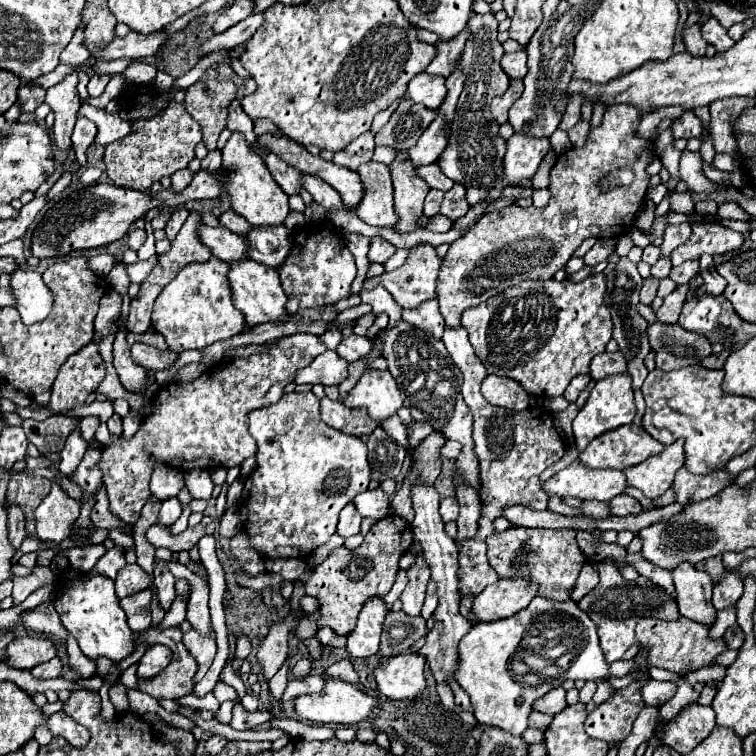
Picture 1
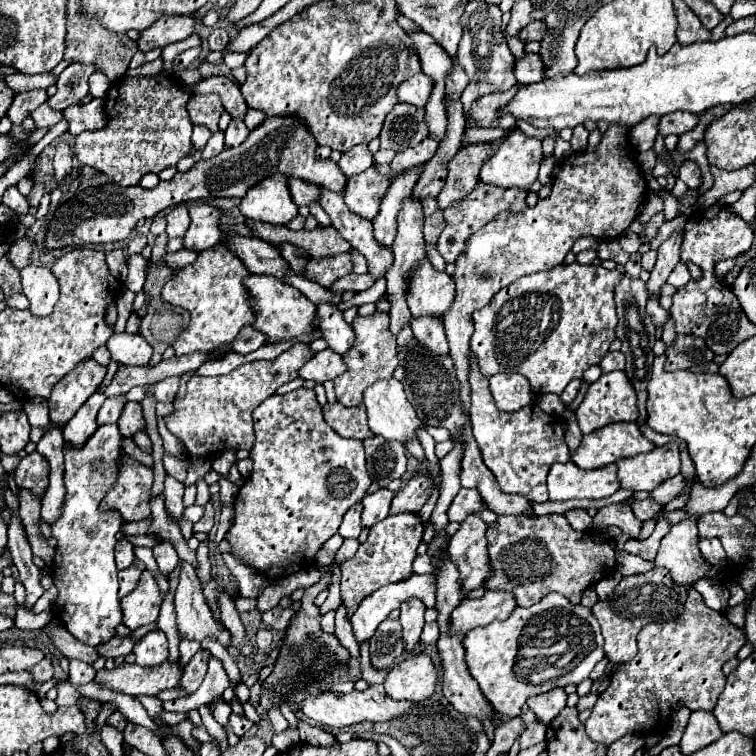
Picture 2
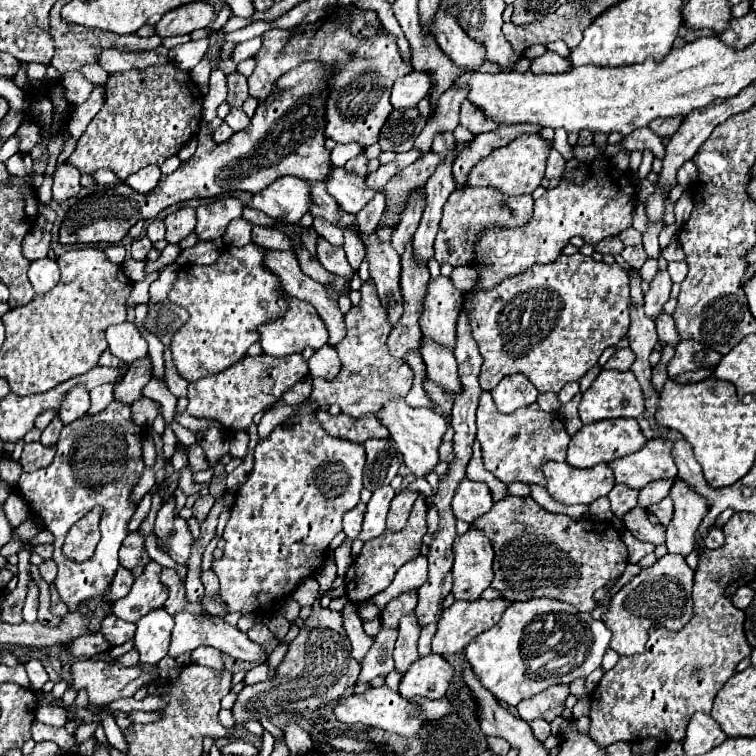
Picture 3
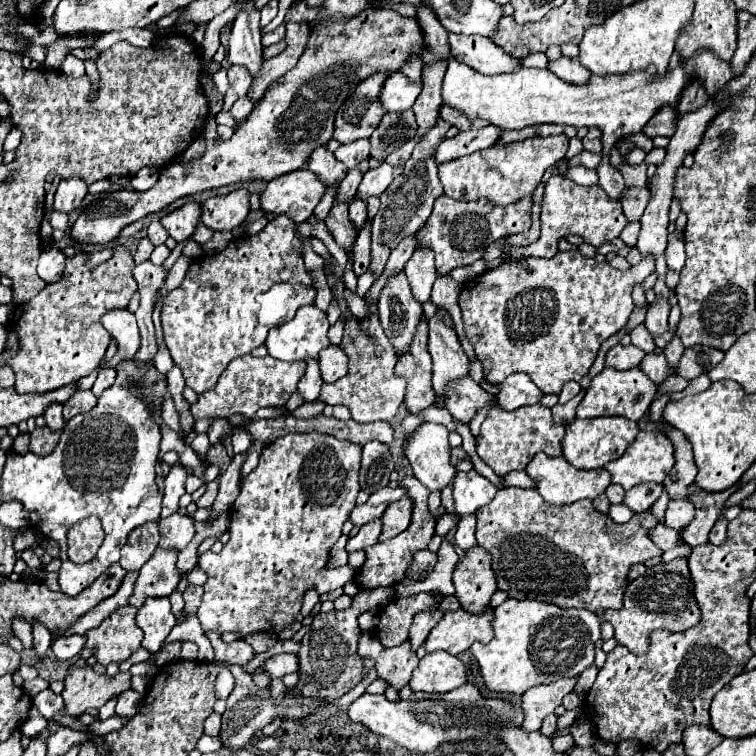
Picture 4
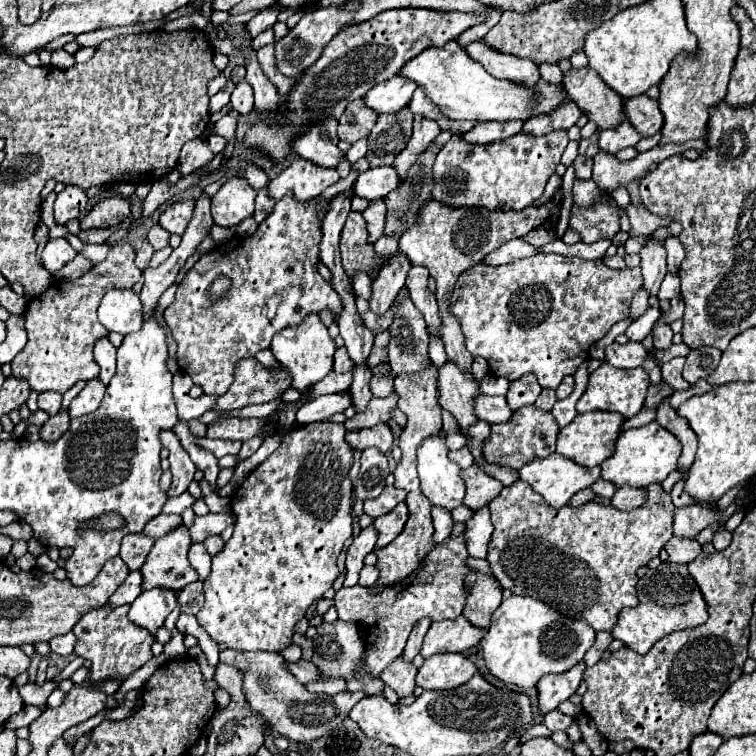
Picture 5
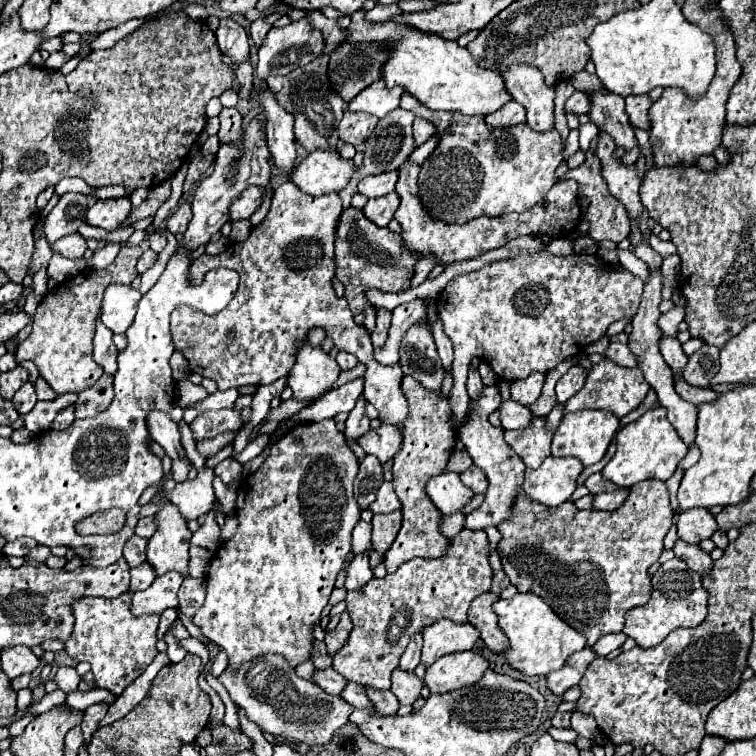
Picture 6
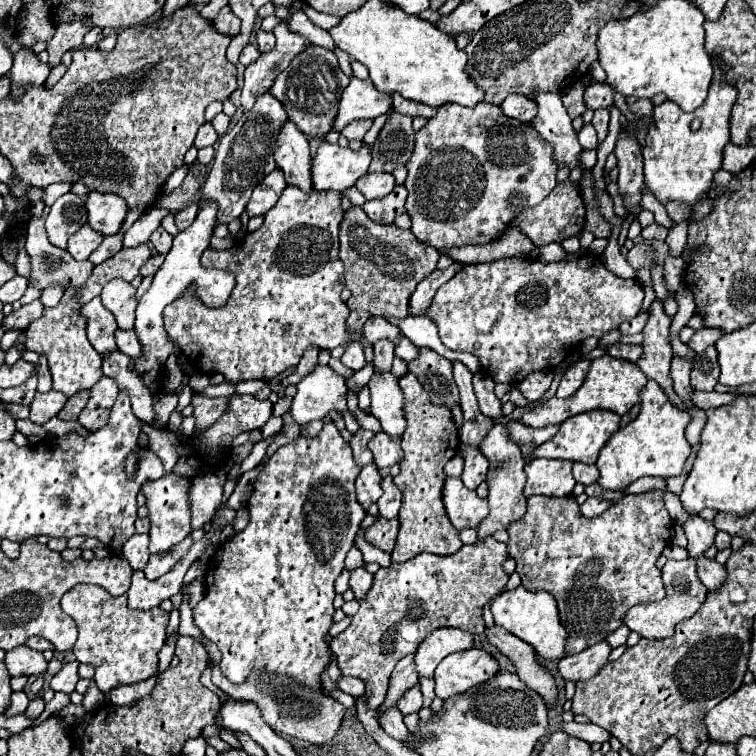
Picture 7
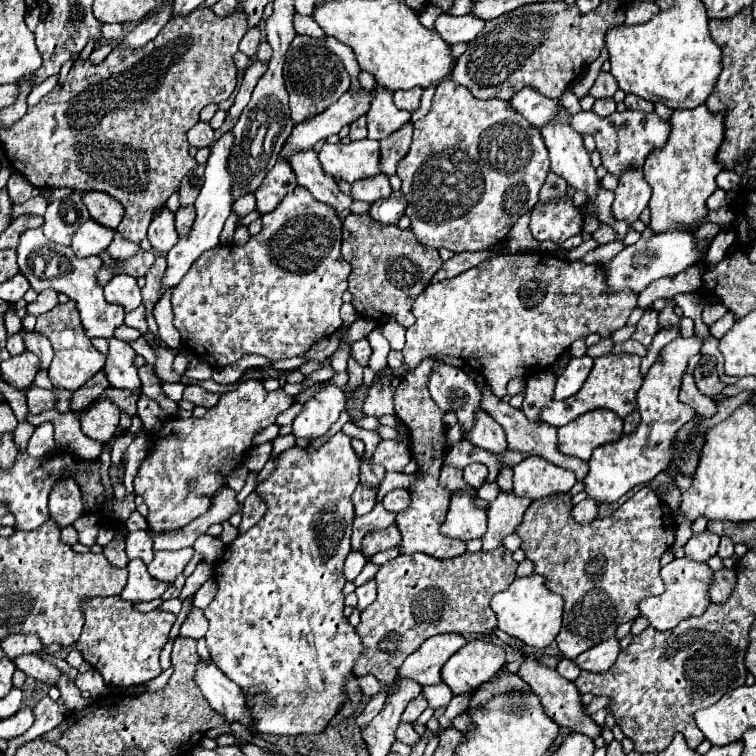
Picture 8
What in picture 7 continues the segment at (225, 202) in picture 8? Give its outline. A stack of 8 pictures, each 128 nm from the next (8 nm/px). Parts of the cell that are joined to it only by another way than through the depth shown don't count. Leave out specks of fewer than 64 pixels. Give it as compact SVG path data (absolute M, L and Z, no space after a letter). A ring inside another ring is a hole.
M204 202L200 204L200 212L194 220L194 224L182 232L178 232L178 236L174 238L174 244L170 248L170 252L166 254L164 264L160 266L160 270L154 274L154 282L152 288L138 300L138 308L136 308L136 320L134 320L134 332L136 338L142 346L142 352L138 358L130 360L130 370L134 370L144 386L152 392L158 394L162 390L164 384L164 364L168 360L170 354L174 354L174 344L170 342L164 326L162 326L162 310L172 304L174 300L186 296L188 292L194 294L204 306L208 308L222 308L234 286L236 286L236 278L229 271L219 269L206 269L200 266L200 254L204 252L204 248L208 248L210 244L210 236L214 232L216 226L216 204L212 202Z

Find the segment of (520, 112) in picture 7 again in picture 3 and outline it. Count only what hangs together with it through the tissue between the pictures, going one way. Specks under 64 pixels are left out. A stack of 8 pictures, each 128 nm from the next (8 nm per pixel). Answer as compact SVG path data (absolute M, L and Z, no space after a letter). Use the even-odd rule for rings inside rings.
M428 152L420 160L412 162L410 166L402 168L396 176L390 178L390 182L382 188L382 192L386 196L386 218L382 218L380 226L394 228L398 224L400 208L408 200L408 192L412 192L414 188L424 184L428 180L428 176L432 176L432 172L436 170L436 164L440 164L440 160L436 160L436 156L432 156L432 152Z

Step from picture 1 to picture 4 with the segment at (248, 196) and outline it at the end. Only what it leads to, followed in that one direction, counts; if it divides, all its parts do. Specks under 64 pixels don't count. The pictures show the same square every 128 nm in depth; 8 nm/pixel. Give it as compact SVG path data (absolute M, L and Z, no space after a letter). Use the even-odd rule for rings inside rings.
M244 96L244 98L240 98L240 100L234 102L230 114L232 114L232 118L234 118L236 122L240 122L240 120L248 118L248 114L252 112L252 108L254 108L254 104L248 100L248 96ZM302 168L268 182L260 194L260 206L268 214L284 214L300 224L312 216L324 192L324 184L310 170Z

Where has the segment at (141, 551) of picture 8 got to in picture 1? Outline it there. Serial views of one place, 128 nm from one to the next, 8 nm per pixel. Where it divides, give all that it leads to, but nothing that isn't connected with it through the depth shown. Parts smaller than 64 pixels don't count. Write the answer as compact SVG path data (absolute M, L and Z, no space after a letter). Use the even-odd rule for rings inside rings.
M114 546L112 550L108 550L108 552L96 562L96 566L94 566L90 572L92 572L94 576L106 576L106 578L114 580L116 574L118 574L118 570L124 568L124 566L126 566L124 550L118 548L118 546Z

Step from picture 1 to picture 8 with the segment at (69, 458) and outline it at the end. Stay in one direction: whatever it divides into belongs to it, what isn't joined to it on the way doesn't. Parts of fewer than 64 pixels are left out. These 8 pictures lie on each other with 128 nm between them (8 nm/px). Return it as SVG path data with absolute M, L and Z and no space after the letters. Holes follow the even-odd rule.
M34 228L26 230L20 236L18 266L36 292L56 290L66 294L70 300L76 300L76 308L82 316L82 324L88 338L112 338L114 330L124 322L124 310L116 308L114 304L108 304L102 296L102 288L96 282L96 272L102 268L102 260L98 256L78 258L70 246L60 246L48 240L42 228Z

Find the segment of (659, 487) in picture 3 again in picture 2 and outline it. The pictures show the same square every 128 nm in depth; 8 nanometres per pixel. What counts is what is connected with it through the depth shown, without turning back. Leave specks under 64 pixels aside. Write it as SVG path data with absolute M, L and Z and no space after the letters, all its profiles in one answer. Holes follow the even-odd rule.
M676 474L672 478L668 478L664 484L660 484L660 488L656 488L656 492L652 492L652 498L666 506L670 500L682 496L682 492L686 490L686 478L682 474Z

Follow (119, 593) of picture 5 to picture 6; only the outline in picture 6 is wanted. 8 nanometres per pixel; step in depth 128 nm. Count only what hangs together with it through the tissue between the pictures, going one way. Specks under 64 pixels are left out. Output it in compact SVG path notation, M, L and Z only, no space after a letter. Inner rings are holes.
M144 562L144 564L140 564L140 566L136 566L136 568L132 568L130 570L130 588L128 588L128 592L132 594L132 592L138 592L138 590L146 590L152 582L154 582L154 572L148 568L148 562Z

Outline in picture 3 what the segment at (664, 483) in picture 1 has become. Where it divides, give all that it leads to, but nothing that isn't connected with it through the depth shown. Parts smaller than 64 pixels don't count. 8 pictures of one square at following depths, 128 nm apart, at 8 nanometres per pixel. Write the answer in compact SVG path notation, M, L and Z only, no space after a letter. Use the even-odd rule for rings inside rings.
M666 438L648 440L640 452L612 460L608 466L612 466L616 482L638 490L654 480L676 478L678 474L672 458L672 442Z

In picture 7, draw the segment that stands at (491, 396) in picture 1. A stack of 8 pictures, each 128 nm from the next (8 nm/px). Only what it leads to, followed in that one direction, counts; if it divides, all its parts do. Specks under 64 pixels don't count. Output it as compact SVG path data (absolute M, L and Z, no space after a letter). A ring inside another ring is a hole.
M544 370L544 372L532 372L528 374L524 380L520 380L516 386L518 390L522 392L522 396L528 400L528 402L538 402L546 390L550 388L552 384L552 372L550 370Z

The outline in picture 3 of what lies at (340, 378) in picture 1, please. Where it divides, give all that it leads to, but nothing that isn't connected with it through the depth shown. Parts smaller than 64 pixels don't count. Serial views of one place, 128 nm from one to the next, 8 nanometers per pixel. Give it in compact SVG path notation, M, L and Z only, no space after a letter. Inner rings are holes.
M324 346L312 354L308 360L308 372L312 378L326 378L332 380L340 372L340 358L336 354L336 348Z

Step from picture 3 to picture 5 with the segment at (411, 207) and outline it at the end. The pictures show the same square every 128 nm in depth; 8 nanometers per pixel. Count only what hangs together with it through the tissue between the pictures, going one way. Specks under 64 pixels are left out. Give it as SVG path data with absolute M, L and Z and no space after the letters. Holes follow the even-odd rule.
M400 250L392 256L392 260L388 260L388 264L384 264L378 278L372 282L372 296L368 300L372 312L382 316L394 304L396 294L404 286L404 276L408 274L408 268L412 268L412 264Z

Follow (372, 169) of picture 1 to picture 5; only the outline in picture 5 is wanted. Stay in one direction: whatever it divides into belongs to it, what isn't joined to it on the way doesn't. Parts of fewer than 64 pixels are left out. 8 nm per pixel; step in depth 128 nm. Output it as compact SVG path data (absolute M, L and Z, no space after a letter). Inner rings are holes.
M332 118L314 124L314 128L296 138L294 142L296 154L320 168L336 168L344 158L344 154L336 146L338 144L336 126L338 122Z

